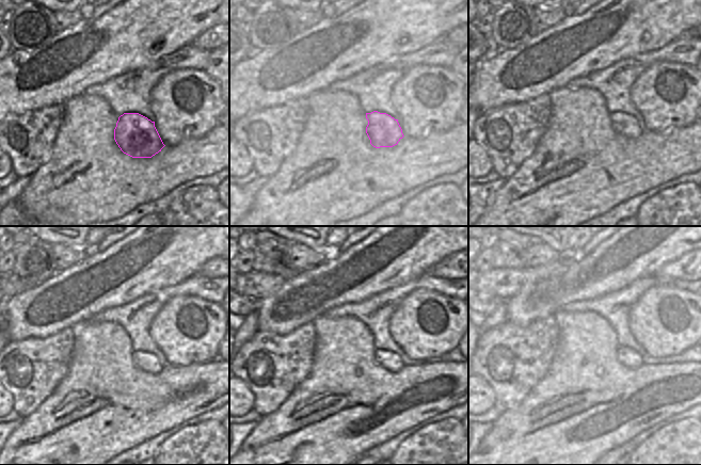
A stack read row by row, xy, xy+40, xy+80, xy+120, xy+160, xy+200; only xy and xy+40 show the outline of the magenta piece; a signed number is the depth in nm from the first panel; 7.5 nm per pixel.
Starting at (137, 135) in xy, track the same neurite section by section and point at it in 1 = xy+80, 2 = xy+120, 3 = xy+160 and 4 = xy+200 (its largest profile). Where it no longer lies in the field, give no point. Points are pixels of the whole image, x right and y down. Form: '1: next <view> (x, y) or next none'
1: next xy+80 (624, 124)
2: next xy+120 (148, 363)
3: next xy+160 (389, 361)
4: next xy+200 (627, 356)

